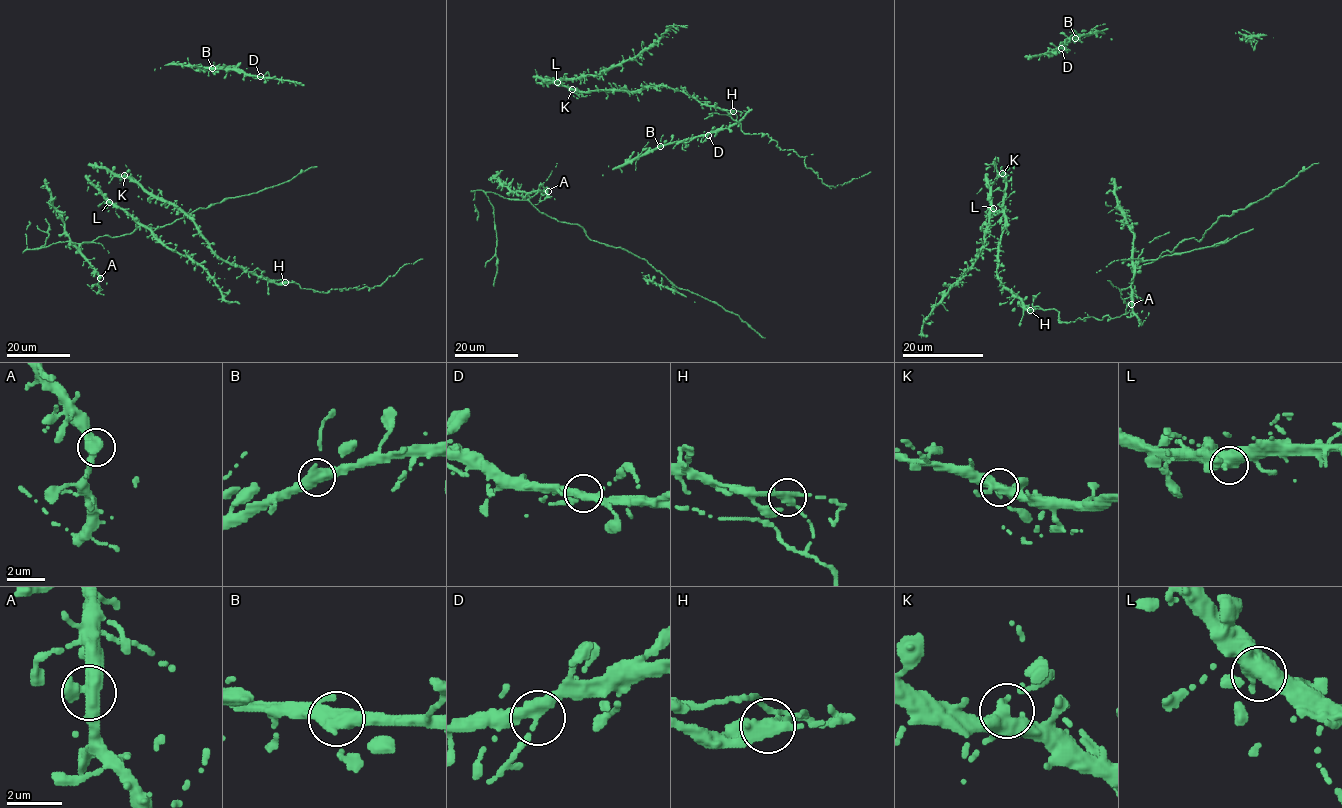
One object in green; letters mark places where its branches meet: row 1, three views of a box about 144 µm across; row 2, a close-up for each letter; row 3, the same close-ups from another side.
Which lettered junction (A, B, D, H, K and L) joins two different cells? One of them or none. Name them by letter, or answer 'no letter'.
H

